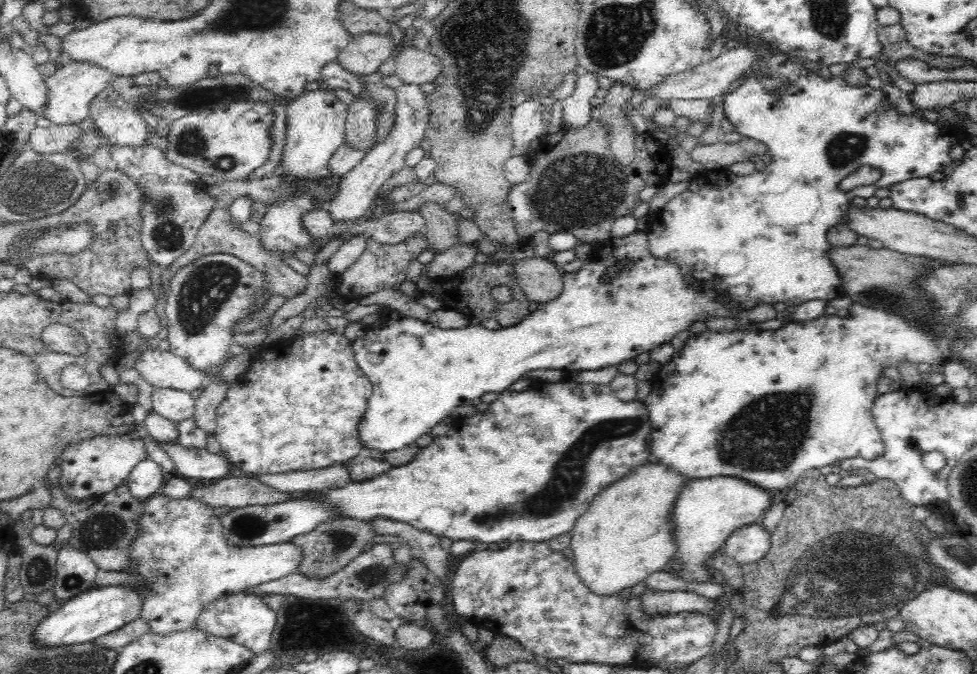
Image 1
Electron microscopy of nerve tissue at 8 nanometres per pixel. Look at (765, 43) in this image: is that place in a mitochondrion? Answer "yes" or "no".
no

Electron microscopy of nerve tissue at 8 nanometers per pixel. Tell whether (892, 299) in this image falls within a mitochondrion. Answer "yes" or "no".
yes

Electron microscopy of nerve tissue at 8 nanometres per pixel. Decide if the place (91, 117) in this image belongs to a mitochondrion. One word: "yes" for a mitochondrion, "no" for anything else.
no

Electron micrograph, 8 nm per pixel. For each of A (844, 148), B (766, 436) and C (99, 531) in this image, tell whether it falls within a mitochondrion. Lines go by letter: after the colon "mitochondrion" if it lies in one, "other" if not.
A: mitochondrion
B: mitochondrion
C: mitochondrion

